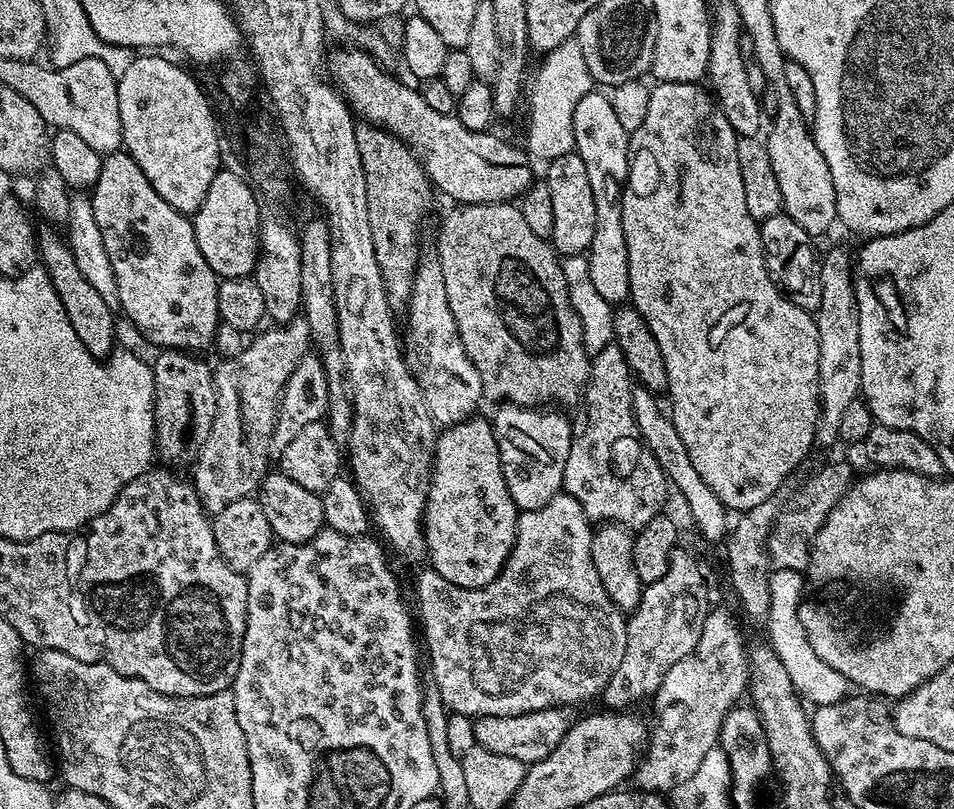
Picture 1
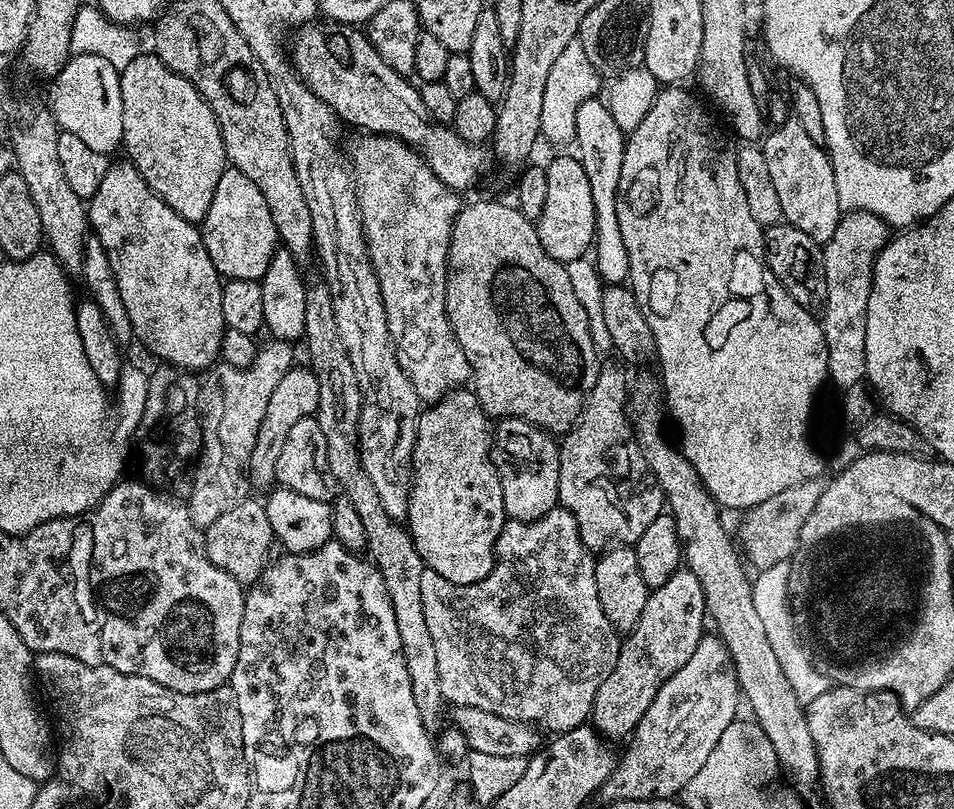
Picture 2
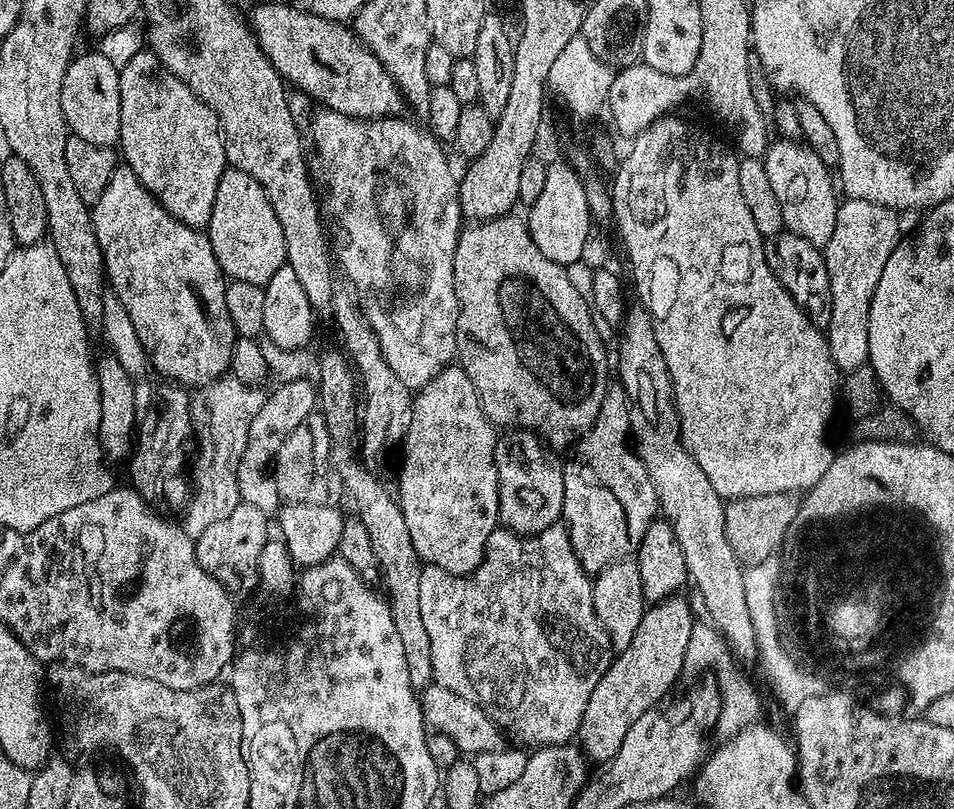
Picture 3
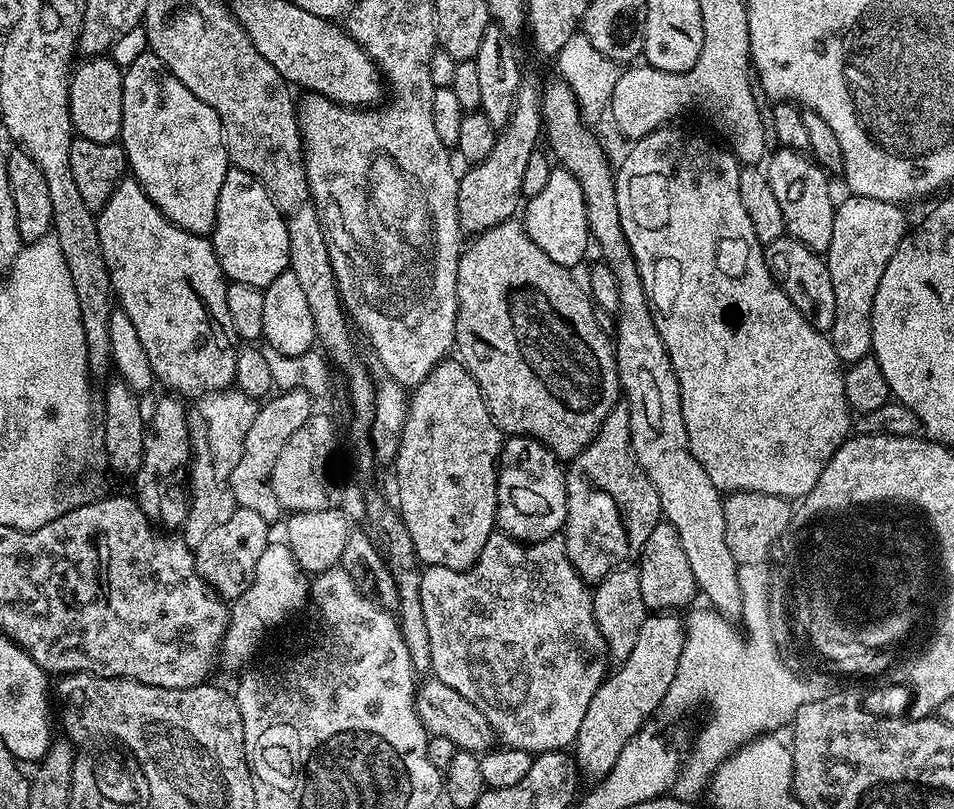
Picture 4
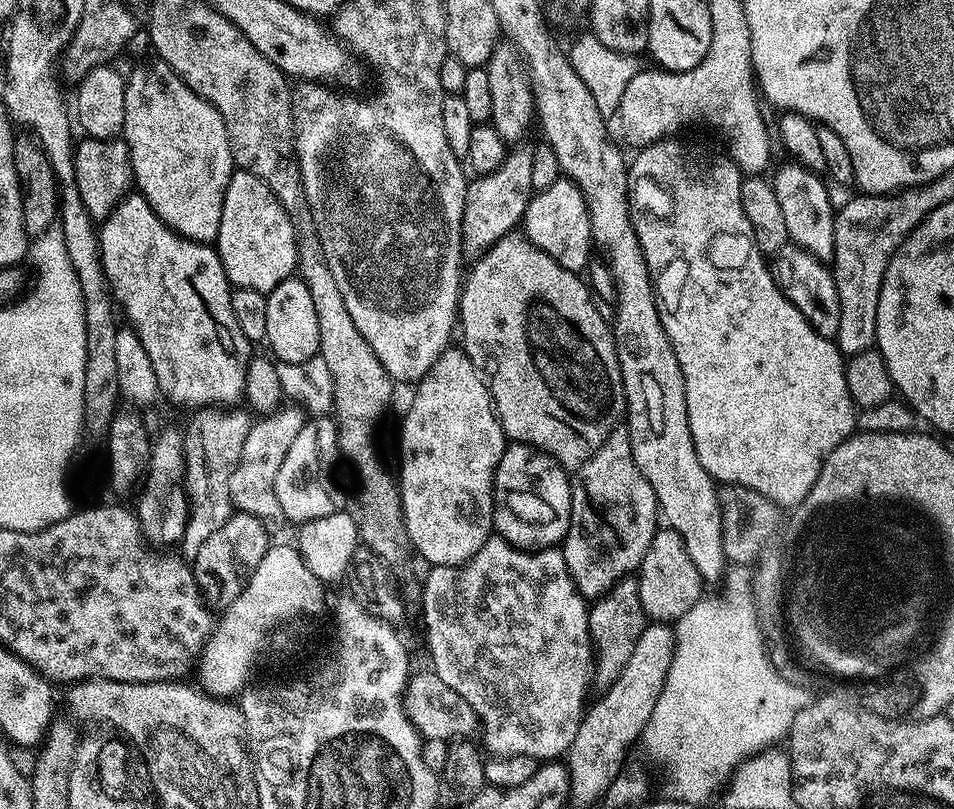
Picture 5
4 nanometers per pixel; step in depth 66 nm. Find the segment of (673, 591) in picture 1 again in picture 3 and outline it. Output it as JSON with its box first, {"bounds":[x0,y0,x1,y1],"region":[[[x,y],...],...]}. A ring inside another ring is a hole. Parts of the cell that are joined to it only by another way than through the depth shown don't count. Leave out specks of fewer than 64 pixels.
{"bounds":[578,594,694,766],"region":[[[677,594],[653,603],[645,611],[630,646],[618,653],[606,674],[602,674],[598,686],[594,686],[594,694],[590,694],[590,702],[586,702],[586,714],[582,714],[578,733],[582,751],[593,765],[603,766],[612,760],[614,754],[622,750],[622,741],[626,739],[630,726],[634,726],[646,710],[657,707],[665,699],[663,696],[675,686],[676,679],[682,676],[694,623],[692,608],[684,598]]]}

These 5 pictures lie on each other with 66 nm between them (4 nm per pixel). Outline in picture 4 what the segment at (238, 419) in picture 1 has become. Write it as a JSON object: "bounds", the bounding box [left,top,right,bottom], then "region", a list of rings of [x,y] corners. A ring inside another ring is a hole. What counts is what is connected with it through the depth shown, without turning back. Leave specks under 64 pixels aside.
{"bounds":[182,390,257,550],"region":[[[221,390],[218,392],[205,392],[195,397],[187,405],[188,414],[188,440],[192,443],[192,458],[190,461],[190,503],[188,517],[182,529],[182,539],[189,548],[195,550],[214,530],[214,526],[222,526],[226,518],[230,518],[232,511],[238,506],[232,497],[230,474],[234,474],[234,466],[238,466],[238,458],[242,458],[242,446],[246,442],[246,433],[250,431],[250,422],[256,417],[257,401],[251,400],[245,392],[239,390]]]}

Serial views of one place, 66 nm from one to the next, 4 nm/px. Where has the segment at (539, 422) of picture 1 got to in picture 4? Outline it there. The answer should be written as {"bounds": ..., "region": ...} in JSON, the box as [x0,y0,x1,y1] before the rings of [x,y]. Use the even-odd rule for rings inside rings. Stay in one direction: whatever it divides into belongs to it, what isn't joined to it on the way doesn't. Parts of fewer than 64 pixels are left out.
{"bounds":[496,436,568,542],"region":[[[508,436],[500,449],[496,482],[499,531],[521,542],[550,540],[563,529],[567,513],[568,482],[561,461],[530,436]]]}

